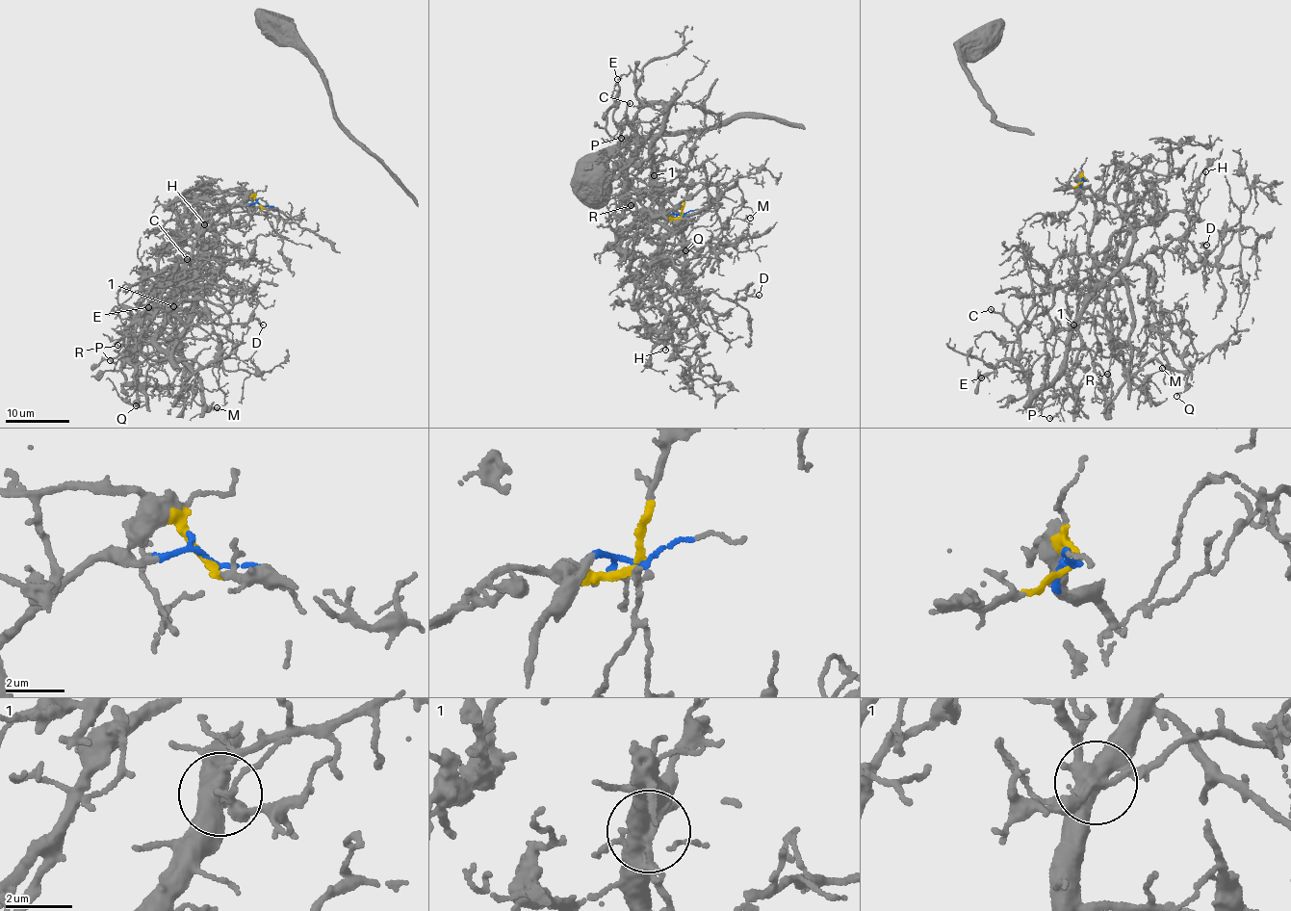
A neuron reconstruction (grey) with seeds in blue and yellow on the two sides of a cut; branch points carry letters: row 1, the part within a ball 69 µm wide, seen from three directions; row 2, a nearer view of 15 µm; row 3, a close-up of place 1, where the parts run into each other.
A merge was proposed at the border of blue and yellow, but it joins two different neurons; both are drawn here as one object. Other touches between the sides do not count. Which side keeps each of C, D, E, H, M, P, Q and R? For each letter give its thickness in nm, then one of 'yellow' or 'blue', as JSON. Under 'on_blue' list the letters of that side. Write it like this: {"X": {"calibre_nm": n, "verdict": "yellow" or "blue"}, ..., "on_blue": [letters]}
{"C": {"calibre_nm": 200, "verdict": "blue"}, "D": {"calibre_nm": 120, "verdict": "yellow"}, "E": {"calibre_nm": 190, "verdict": "blue"}, "H": {"calibre_nm": 120, "verdict": "yellow"}, "M": {"calibre_nm": 120, "verdict": "yellow"}, "P": {"calibre_nm": 130, "verdict": "yellow"}, "Q": {"calibre_nm": 110, "verdict": "yellow"}, "R": {"calibre_nm": 150, "verdict": "yellow"}, "on_blue": ["C", "E"]}

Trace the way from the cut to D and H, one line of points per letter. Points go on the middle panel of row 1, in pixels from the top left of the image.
D: (683, 215), (654, 216), (612, 247), (630, 223), (650, 219), (666, 229), (654, 272), (689, 299), (759, 295)
H: (683, 215), (651, 217), (611, 246), (636, 218), (666, 229), (652, 289), (674, 324), (665, 351)

